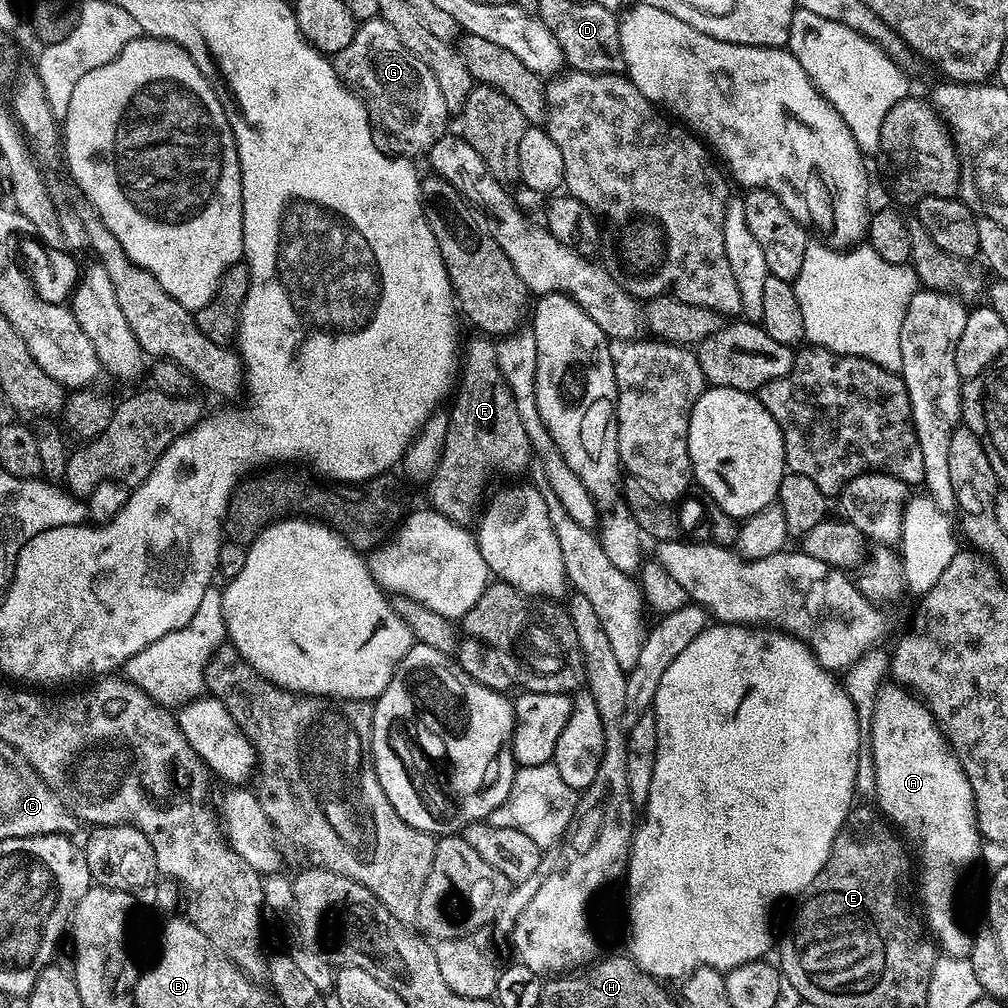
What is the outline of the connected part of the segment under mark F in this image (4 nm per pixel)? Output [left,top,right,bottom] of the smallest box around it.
[427,334,534,526]

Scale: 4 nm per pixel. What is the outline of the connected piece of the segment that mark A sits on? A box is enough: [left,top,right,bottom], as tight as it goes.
[870,682,982,958]

